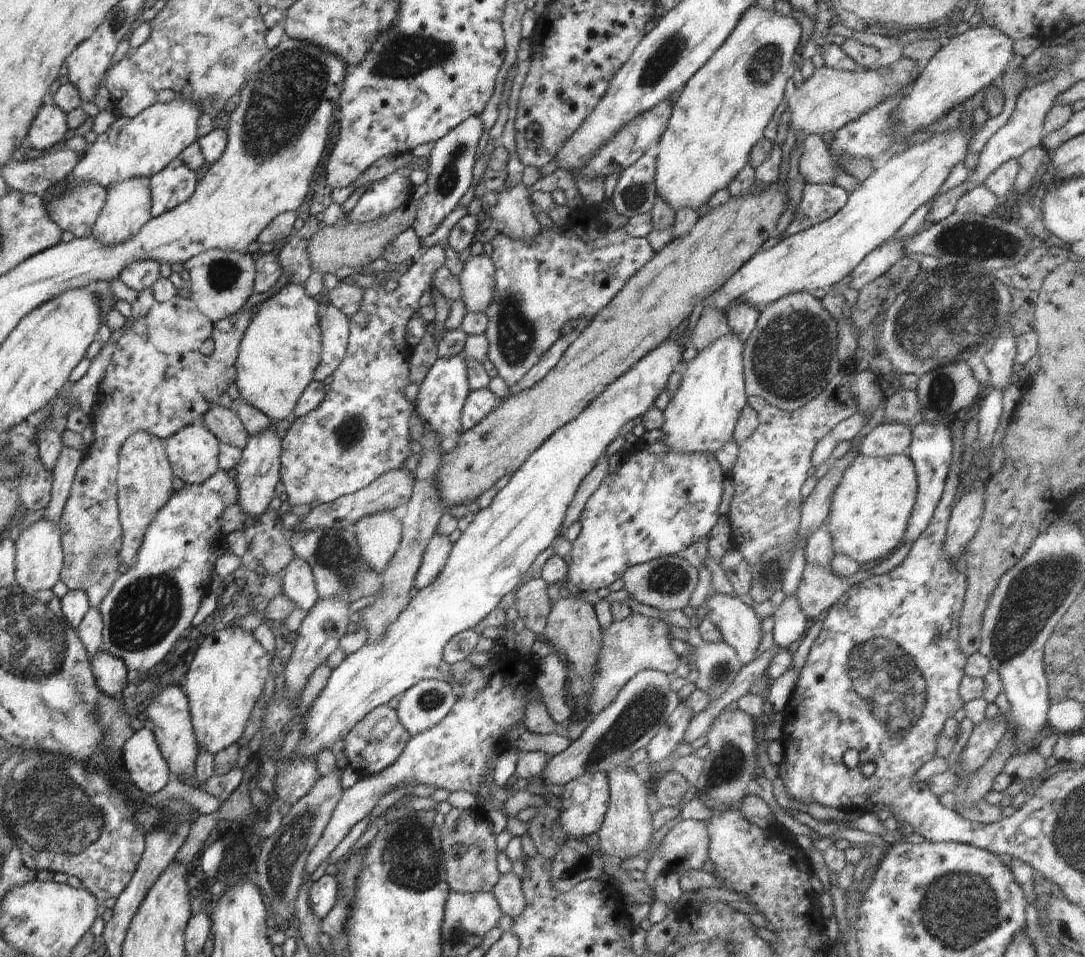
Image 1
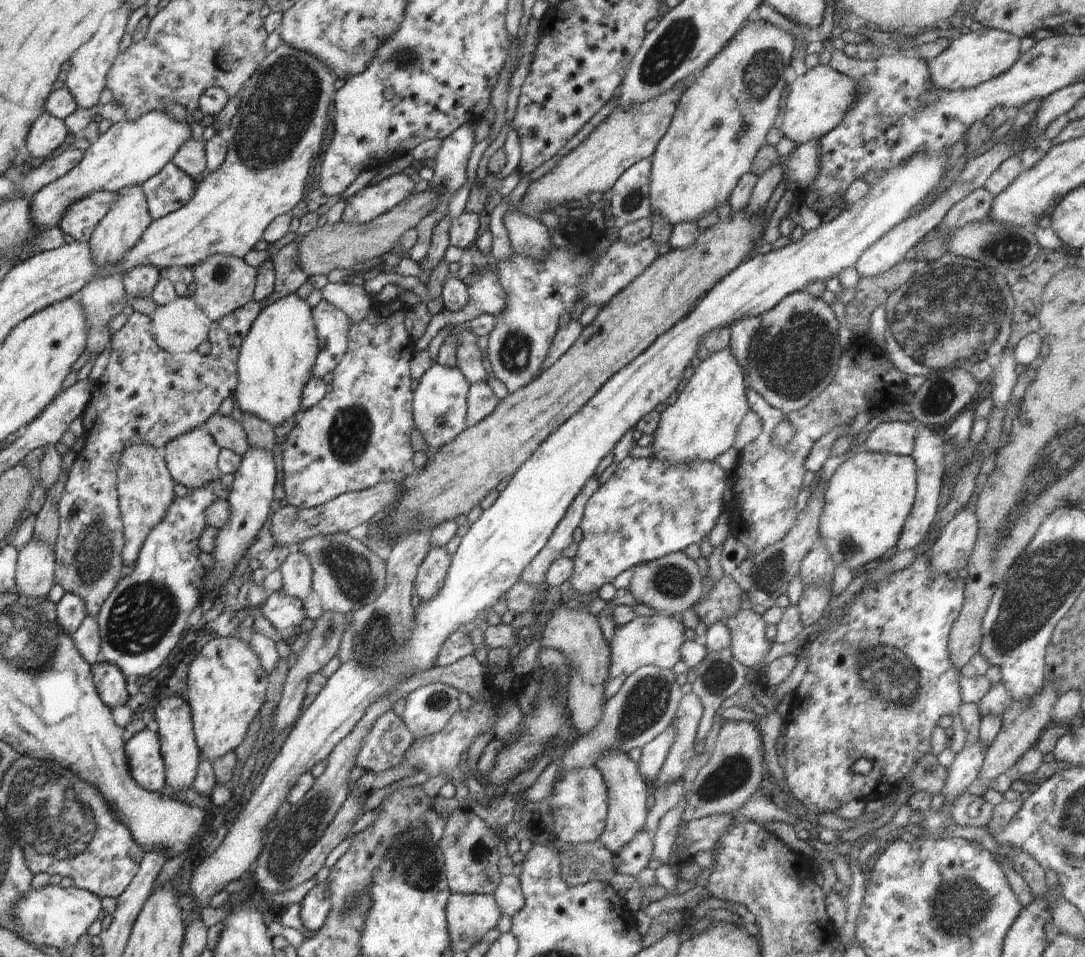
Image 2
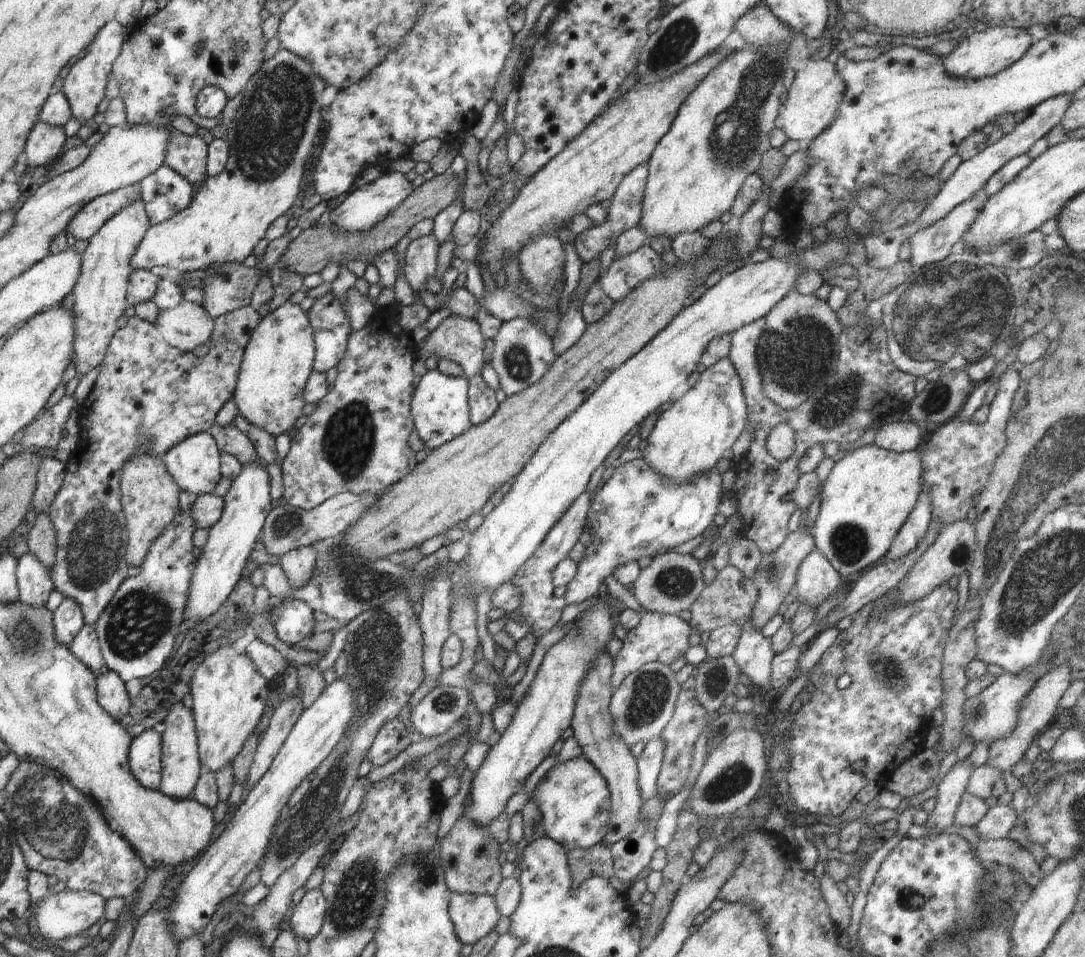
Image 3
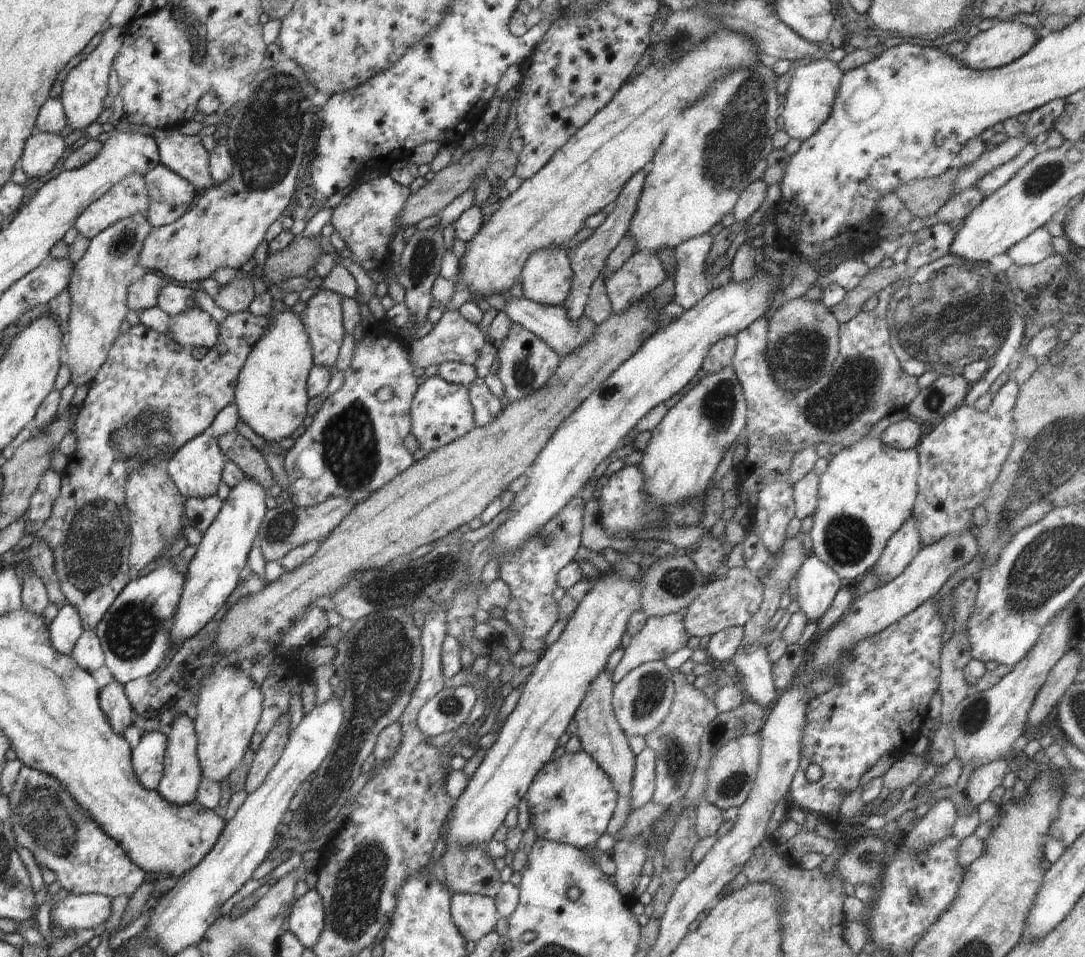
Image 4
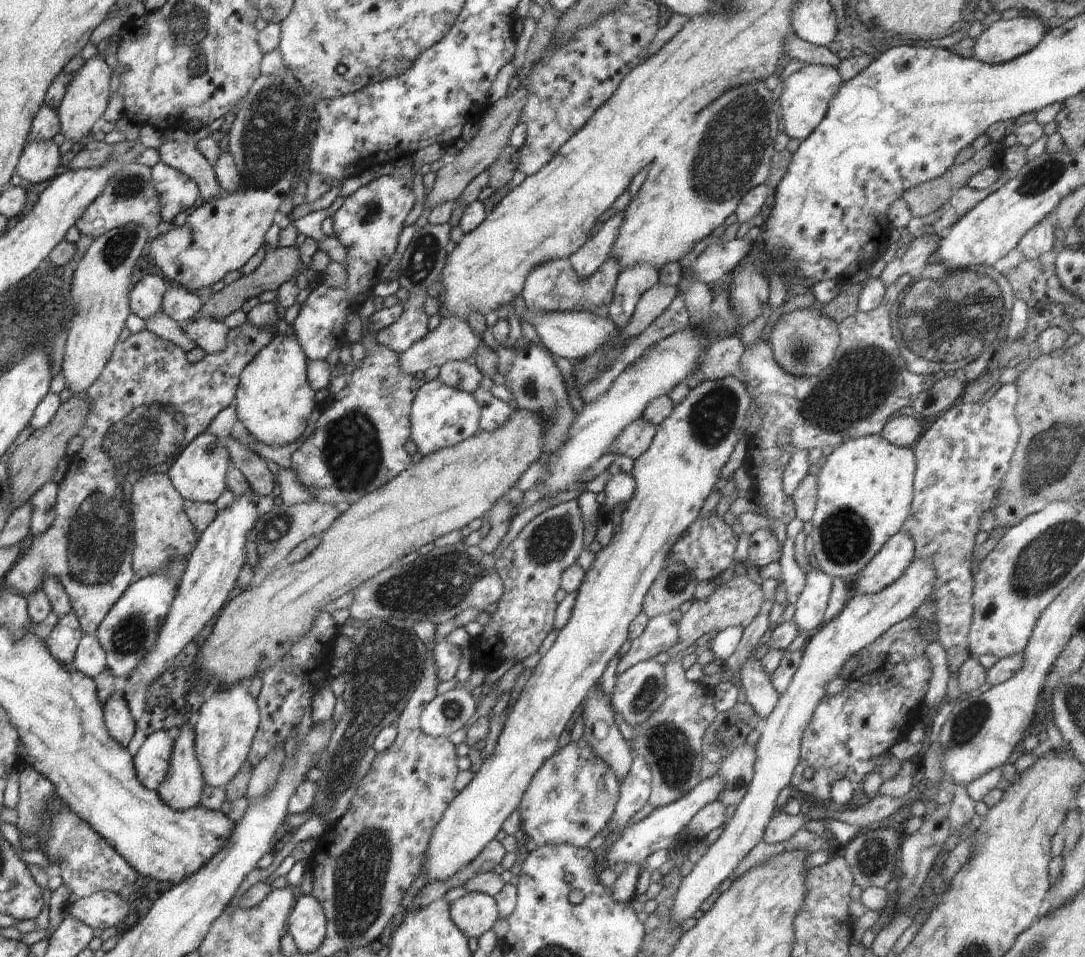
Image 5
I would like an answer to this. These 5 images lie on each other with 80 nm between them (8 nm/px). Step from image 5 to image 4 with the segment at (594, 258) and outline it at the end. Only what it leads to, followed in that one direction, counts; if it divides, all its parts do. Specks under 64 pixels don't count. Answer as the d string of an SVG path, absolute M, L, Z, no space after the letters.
M647 168L636 172L636 174L624 184L624 188L620 190L620 195L616 198L616 207L608 214L606 220L604 220L584 242L580 242L580 244L571 250L567 250L573 280L570 294L568 294L568 298L566 298L566 302L562 304L562 307L566 310L568 318L570 318L574 324L578 324L578 320L583 316L592 283L598 278L600 271L605 267L606 260L612 253L612 250L620 244L620 240L622 240L627 234L628 228L630 228L630 222L632 222L632 216L635 216L634 212L636 212L636 206L638 206L640 196L644 190L647 175Z

